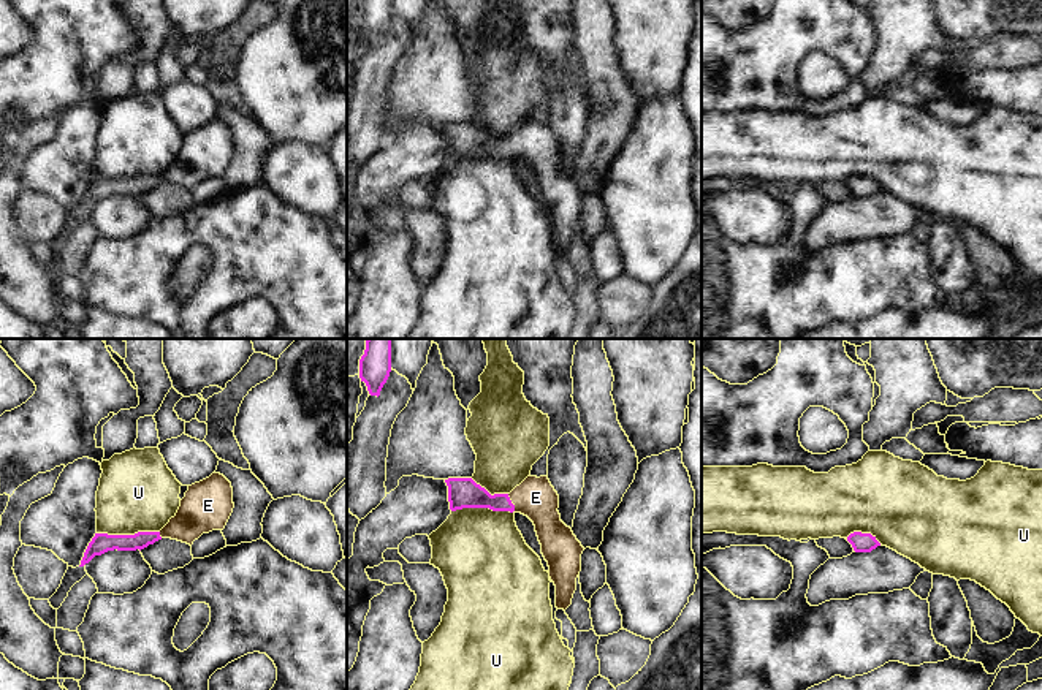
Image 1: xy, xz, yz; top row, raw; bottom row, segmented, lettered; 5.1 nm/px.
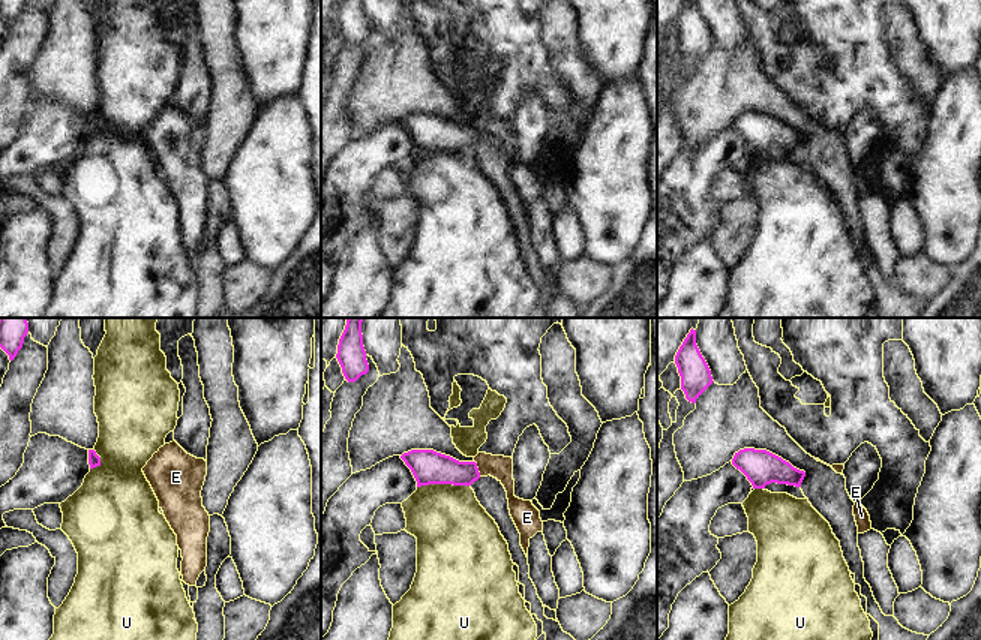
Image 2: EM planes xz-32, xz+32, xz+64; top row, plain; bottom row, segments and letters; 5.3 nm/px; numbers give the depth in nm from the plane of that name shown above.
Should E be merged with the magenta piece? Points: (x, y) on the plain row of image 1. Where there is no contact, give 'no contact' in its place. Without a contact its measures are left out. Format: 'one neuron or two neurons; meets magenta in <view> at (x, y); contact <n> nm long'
one neuron; meets magenta in xz at (510, 147); contact 100 nm long

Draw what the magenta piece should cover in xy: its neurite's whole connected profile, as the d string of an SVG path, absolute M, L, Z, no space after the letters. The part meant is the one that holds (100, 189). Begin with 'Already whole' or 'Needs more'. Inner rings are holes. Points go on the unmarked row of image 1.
Needs more. M212 119L209 123L188 131L176 161L160 177L138 177L135 180L95 179L79 212L108 196L141 196L162 184L192 191L203 179L223 176L233 154L231 128L223 120Z

